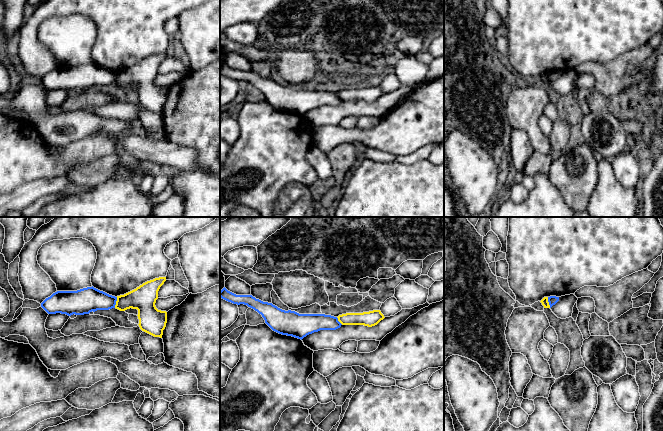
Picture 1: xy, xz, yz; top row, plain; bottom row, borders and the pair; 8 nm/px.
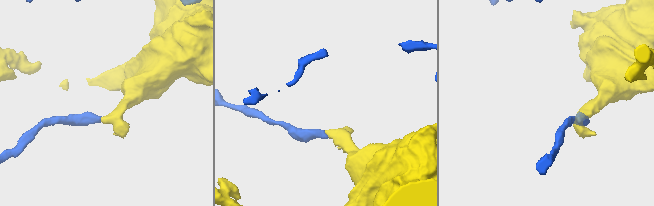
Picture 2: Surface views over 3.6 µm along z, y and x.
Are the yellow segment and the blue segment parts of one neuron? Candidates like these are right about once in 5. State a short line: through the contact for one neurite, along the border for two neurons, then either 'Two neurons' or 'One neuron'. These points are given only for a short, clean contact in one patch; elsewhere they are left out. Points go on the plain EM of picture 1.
Line: xy (117, 73), (114, 83). Two neurons

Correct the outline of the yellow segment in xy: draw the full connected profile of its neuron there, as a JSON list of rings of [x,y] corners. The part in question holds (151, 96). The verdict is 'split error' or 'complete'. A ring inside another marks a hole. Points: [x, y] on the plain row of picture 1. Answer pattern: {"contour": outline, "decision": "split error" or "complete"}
{"contour": [[[159,53],[147,57],[136,65],[117,72],[115,84],[120,87],[137,85],[139,103],[142,107],[162,114],[167,99],[167,88],[158,86],[155,82],[158,67],[166,57],[166,53]]], "decision": "complete"}

